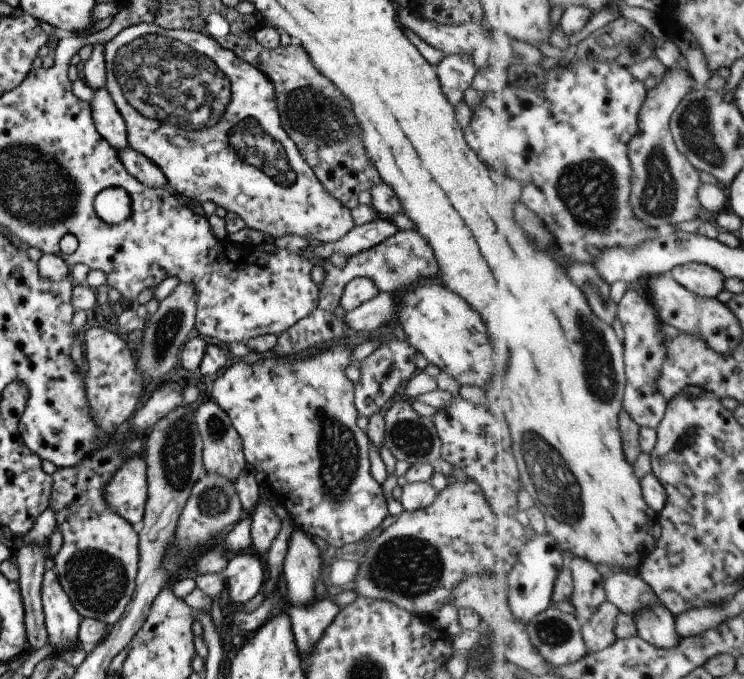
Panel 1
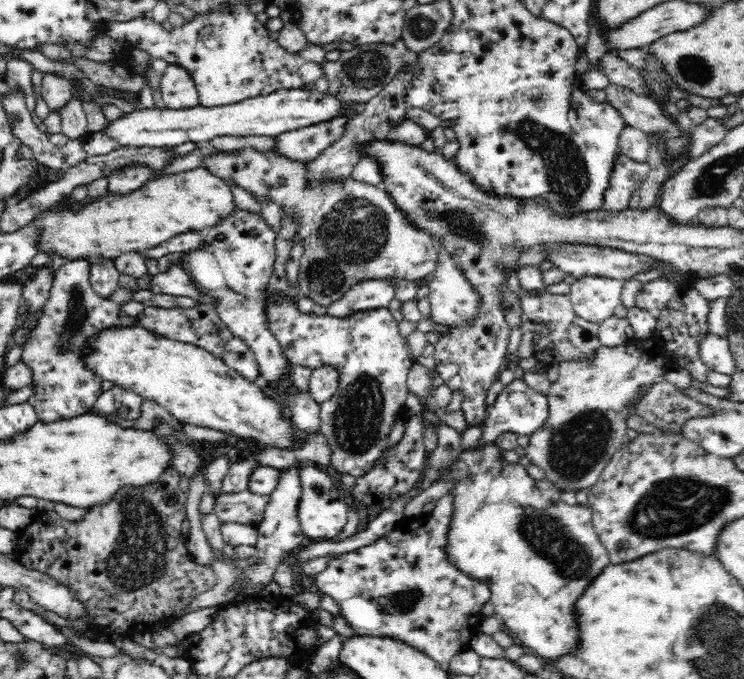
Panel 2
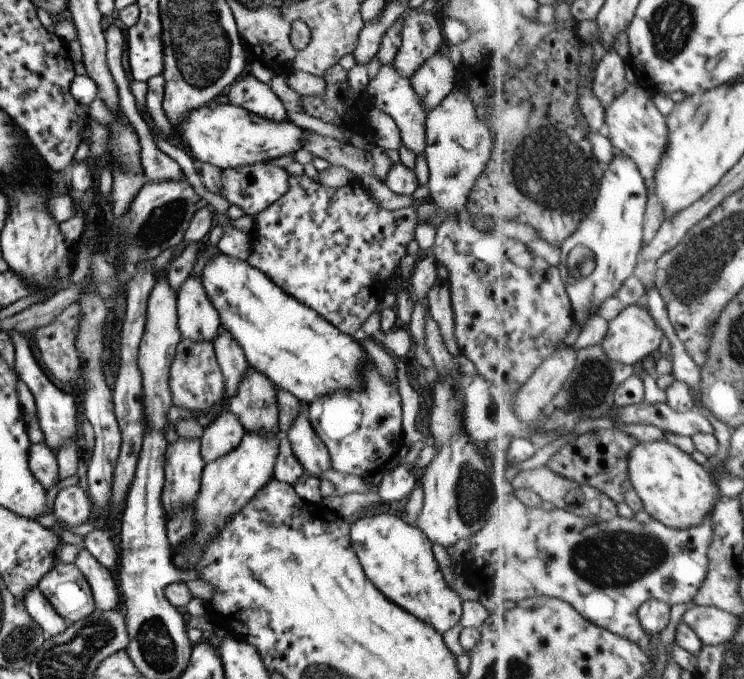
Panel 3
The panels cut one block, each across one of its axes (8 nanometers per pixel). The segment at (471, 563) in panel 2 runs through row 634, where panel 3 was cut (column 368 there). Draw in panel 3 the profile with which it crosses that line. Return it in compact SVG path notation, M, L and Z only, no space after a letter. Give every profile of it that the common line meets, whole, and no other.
M382 512L364 516L350 525L351 545L357 554L362 568L368 580L392 602L396 602L400 608L414 614L416 618L424 620L426 624L434 627L436 632L447 636L451 628L456 627L463 613L463 601L458 594L451 589L442 577L442 571L438 561L432 553L431 540L418 527L414 527L403 521L398 516Z

